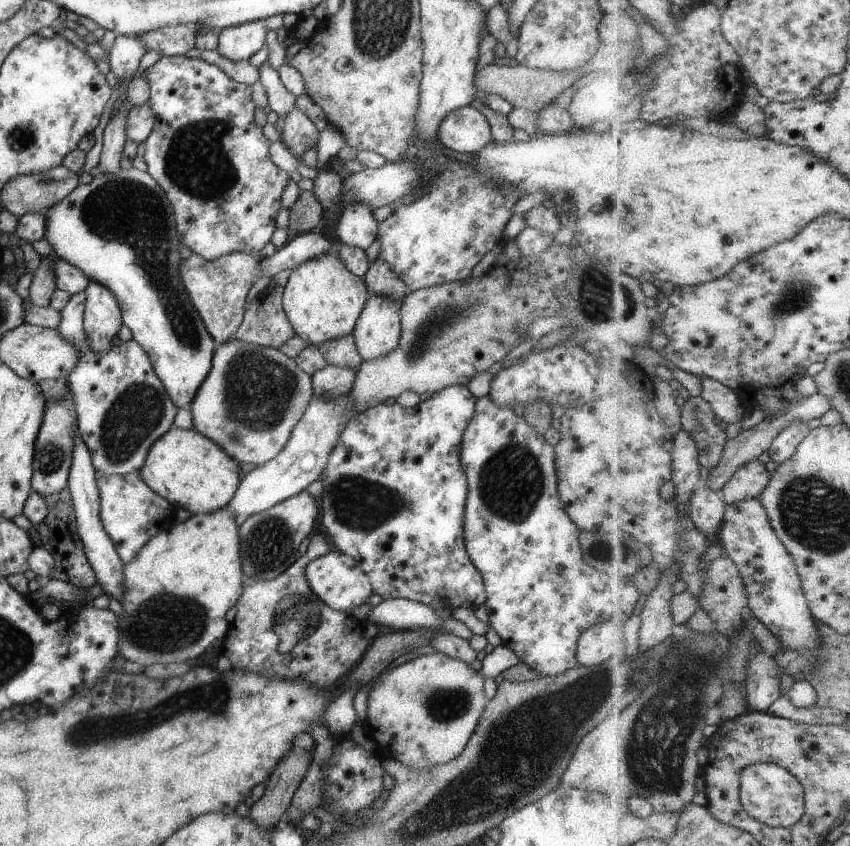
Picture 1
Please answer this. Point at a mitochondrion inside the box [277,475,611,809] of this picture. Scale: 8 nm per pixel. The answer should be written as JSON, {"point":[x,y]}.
{"point":[446,706]}

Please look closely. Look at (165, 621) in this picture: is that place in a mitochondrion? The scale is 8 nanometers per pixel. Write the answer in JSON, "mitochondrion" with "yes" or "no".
{"mitochondrion":"yes"}

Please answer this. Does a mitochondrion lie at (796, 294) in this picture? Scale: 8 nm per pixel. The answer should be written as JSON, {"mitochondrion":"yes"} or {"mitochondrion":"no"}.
{"mitochondrion":"yes"}

